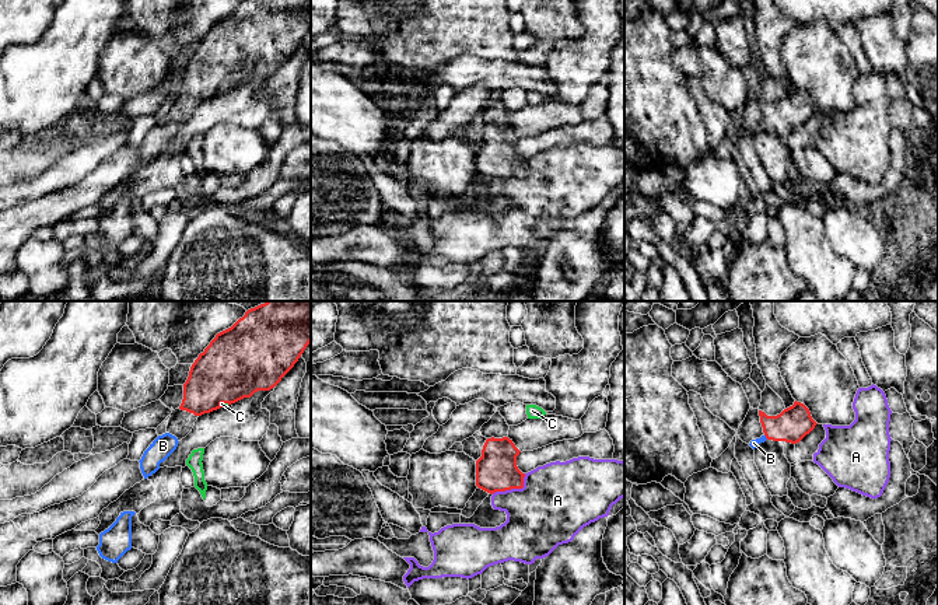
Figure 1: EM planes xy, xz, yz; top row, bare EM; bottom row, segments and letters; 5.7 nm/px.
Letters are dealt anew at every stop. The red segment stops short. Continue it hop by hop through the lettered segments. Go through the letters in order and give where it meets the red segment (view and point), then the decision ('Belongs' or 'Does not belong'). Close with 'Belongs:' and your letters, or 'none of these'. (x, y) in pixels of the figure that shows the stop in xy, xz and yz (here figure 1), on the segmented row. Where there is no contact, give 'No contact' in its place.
A: Touches red at xz (513, 488). Does not belong
B: Touches red at yz (766, 437). Belongs
C: Touches red at xy (224, 402). Does not belong
Belongs: B

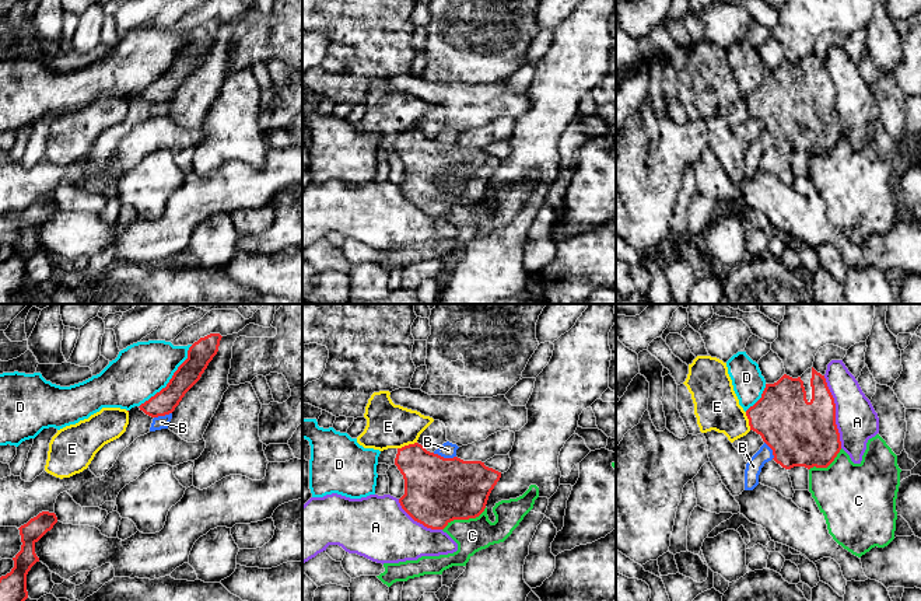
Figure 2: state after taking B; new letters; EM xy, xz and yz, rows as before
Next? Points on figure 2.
A: Touches red at yz (834, 412). Does not belong
B: Touches red at xz (443, 457). Does not belong
C: Touches red at xz (463, 519). Does not belong
D: Touches red at xy (171, 378). Does not belong
E: Touches red at xz (406, 446). Does not belong
Belongs: none of these

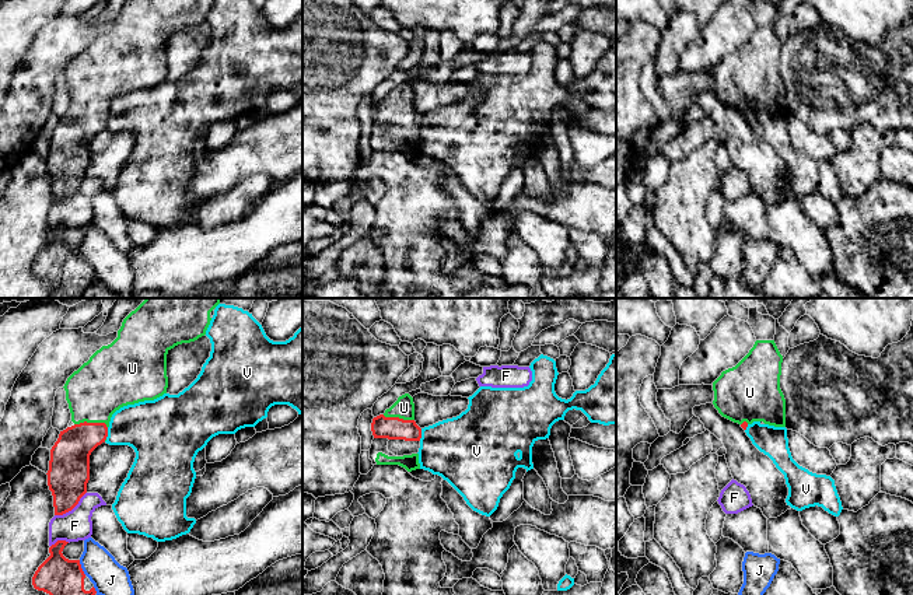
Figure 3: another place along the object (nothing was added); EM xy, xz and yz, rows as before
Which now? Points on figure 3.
F: Touches red at xy (72, 508). Does not belong
J: Touches red at xy (80, 567). Does not belong
U: Touches red at xy (91, 423). Belongs
V: Touches red at xy (107, 433). Does not belong
Belongs: U

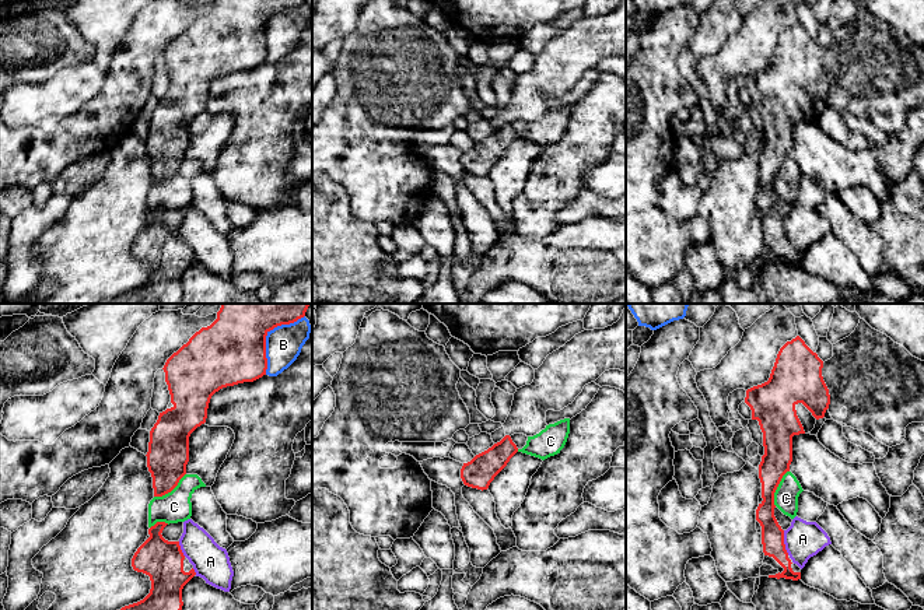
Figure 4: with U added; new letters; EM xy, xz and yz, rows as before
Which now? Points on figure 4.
A: Touches red at yz (783, 543). Does not belong
B: Touches red at xy (266, 335). Does not belong
C: Touches red at yz (776, 488). Does not belong
Belongs: none of these

